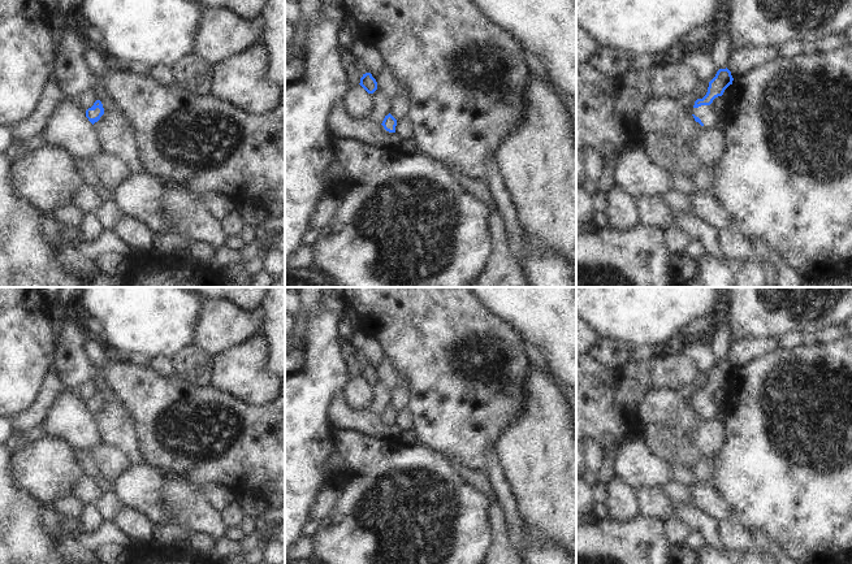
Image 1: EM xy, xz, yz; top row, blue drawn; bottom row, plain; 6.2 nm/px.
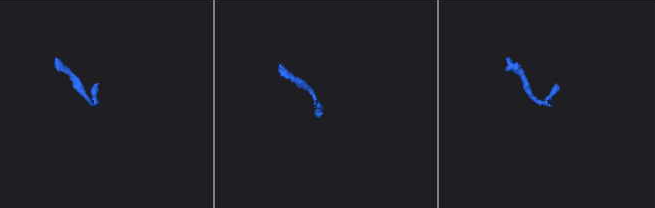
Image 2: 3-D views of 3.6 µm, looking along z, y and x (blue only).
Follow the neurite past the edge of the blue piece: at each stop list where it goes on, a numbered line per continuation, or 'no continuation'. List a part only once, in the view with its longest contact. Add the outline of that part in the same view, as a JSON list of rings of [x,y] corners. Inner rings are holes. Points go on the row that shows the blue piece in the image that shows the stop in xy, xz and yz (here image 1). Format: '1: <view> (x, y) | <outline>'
1: yz (743, 59) | [[[744,45],[732,48],[728,58],[728,70],[732,78],[739,78],[747,71],[764,65],[778,56],[778,48],[770,45]]]

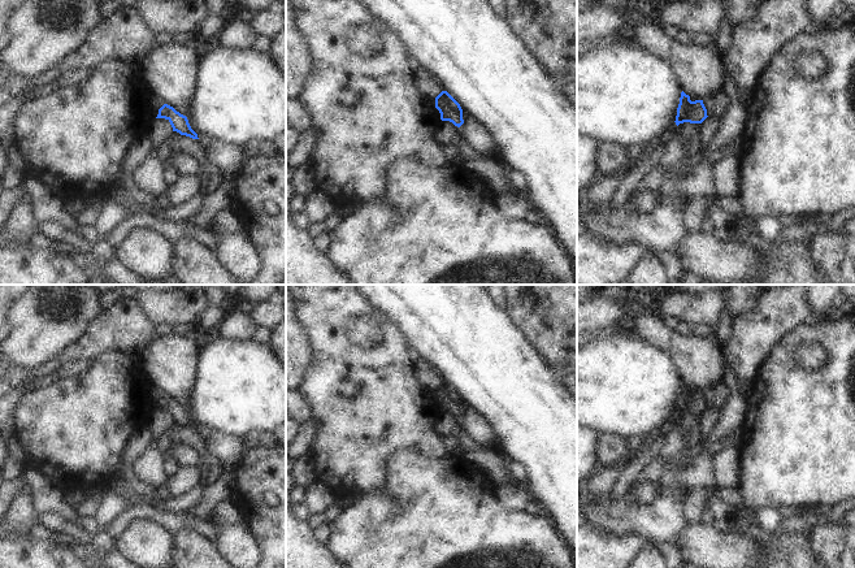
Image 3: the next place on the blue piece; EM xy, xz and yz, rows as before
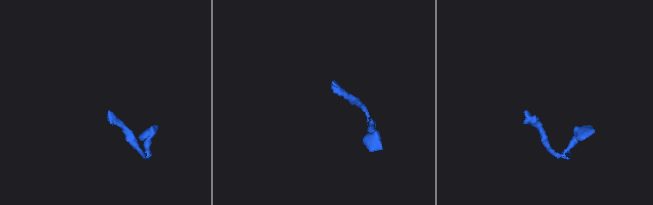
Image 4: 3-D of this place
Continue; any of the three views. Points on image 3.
no continuation

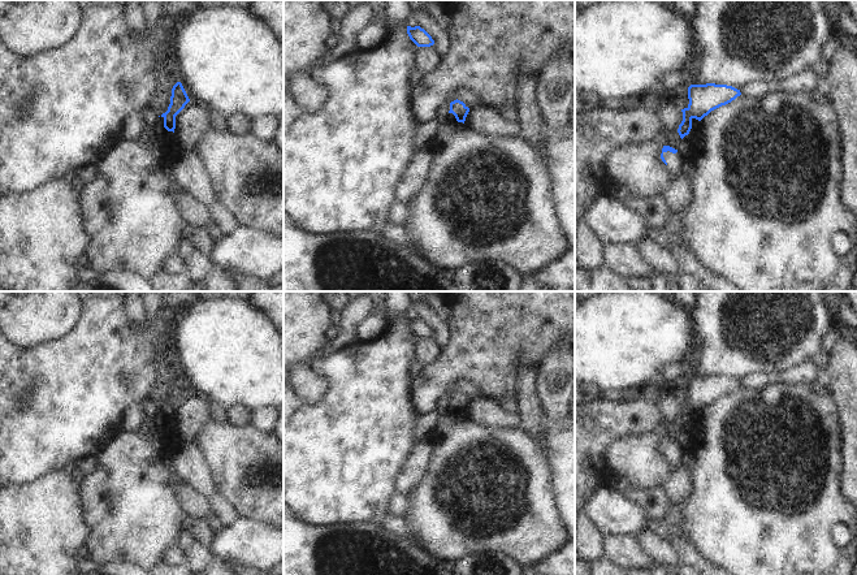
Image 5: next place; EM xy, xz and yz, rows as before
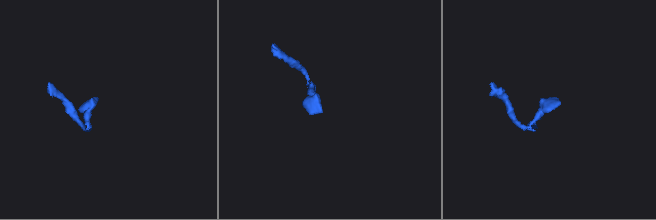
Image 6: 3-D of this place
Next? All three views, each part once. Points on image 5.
no continuation

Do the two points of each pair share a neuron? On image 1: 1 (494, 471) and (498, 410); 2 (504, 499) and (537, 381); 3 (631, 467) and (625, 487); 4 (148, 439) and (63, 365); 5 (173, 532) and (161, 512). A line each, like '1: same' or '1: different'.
1: different
2: different
3: different
4: same
5: different

